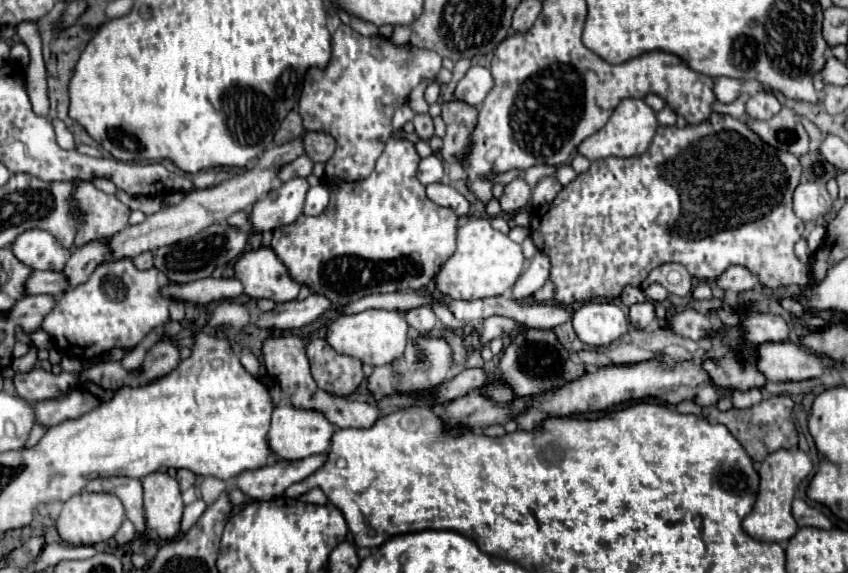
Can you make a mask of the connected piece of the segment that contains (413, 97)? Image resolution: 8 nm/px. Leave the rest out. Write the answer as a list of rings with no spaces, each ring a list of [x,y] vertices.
[[[422,81],[408,97],[408,107],[414,113],[428,113],[428,103],[424,101],[424,89],[430,85],[430,81]]]

